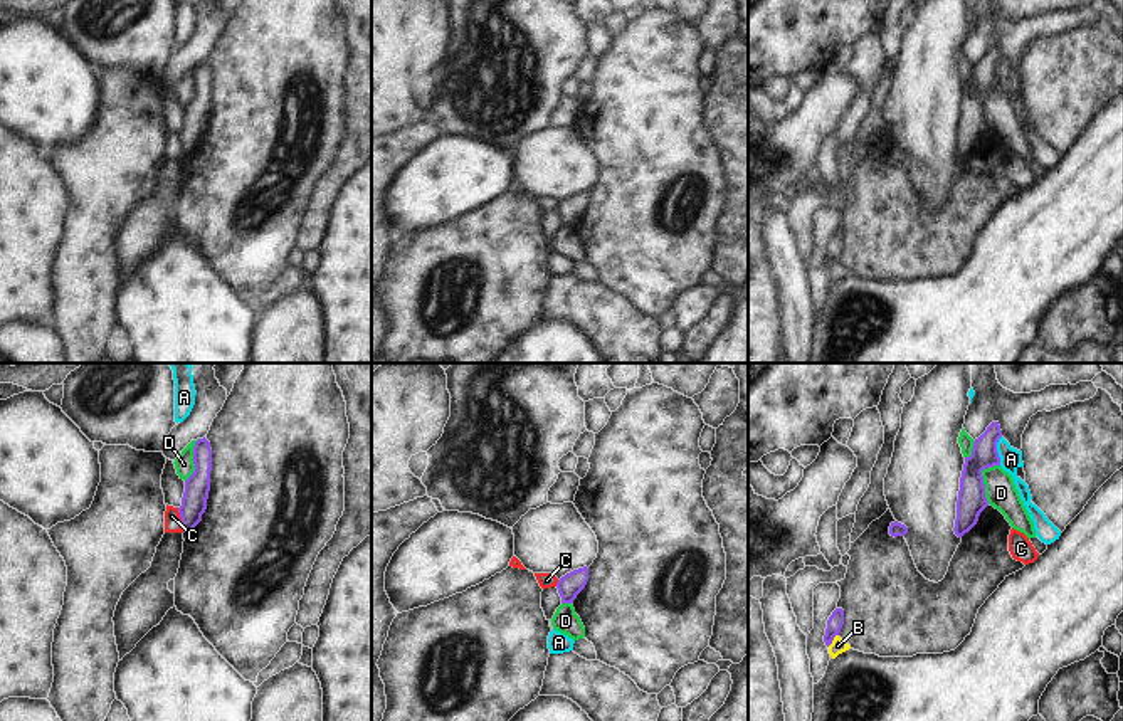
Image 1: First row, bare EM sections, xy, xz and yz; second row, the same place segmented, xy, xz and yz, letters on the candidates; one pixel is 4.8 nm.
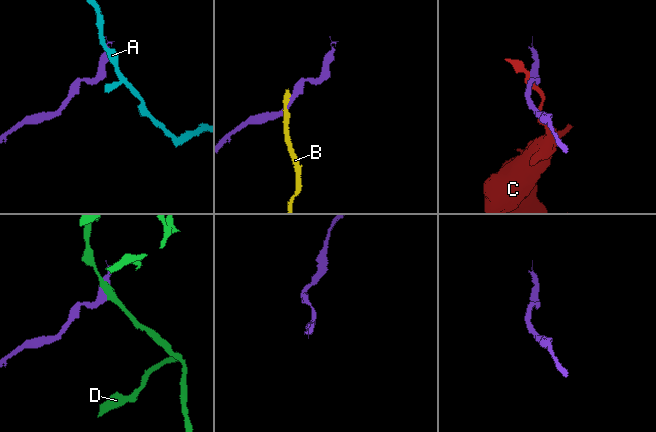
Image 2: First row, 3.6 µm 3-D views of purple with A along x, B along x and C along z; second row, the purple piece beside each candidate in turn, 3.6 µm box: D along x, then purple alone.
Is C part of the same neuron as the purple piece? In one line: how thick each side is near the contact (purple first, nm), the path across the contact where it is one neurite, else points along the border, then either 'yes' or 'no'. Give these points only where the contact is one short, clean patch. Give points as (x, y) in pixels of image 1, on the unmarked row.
130 nm thick on the purple side, 80 nm on the other; border along xy (177, 131), (184, 155); no

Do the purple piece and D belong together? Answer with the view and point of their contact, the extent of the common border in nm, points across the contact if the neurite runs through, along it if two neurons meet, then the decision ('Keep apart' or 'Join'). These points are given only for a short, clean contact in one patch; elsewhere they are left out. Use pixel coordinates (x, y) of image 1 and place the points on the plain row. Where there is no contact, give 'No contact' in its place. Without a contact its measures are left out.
Touches purple at yz (982, 103). Shared border 200 nm. Boundary: yz (999, 88), (982, 94), (984, 120), (989, 126). Keep apart

